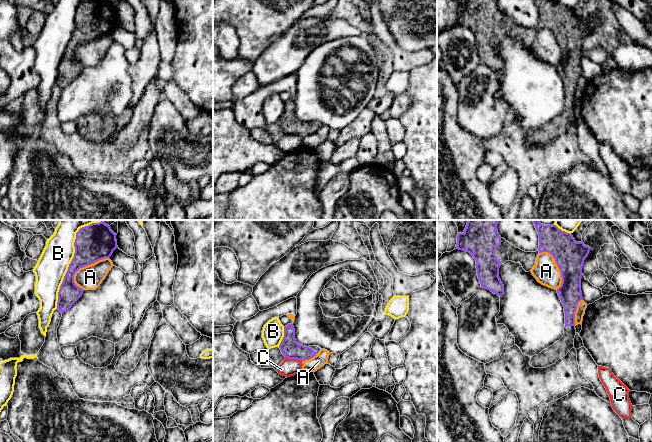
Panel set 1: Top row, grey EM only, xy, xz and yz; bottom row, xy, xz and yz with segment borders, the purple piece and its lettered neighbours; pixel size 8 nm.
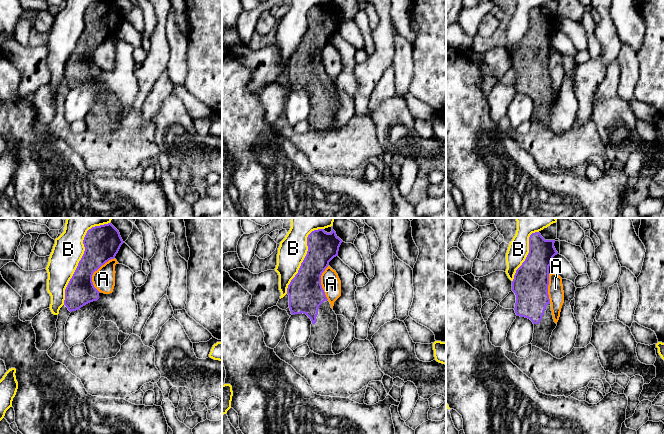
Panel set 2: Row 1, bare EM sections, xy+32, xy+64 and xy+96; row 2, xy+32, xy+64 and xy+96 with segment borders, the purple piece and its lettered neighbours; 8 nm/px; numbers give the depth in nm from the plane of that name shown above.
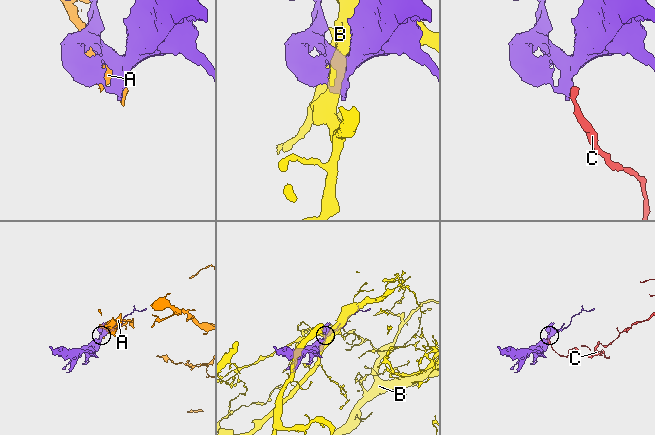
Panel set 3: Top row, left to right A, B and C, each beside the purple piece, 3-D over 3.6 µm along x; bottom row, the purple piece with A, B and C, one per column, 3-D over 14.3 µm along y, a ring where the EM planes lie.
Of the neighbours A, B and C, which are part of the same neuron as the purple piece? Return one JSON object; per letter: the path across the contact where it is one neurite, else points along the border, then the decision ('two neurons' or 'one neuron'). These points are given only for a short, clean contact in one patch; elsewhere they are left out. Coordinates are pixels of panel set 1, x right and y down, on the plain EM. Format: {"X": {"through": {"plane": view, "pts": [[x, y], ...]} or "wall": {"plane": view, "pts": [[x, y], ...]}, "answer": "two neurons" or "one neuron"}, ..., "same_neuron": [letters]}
{"A": {"answer": "two neurons"}, "B": {"answer": "two neurons"}, "C": {"wall": {"plane": "xz", "pts": [[285, 133], [302, 137]]}, "answer": "two neurons"}, "same_neuron": []}

